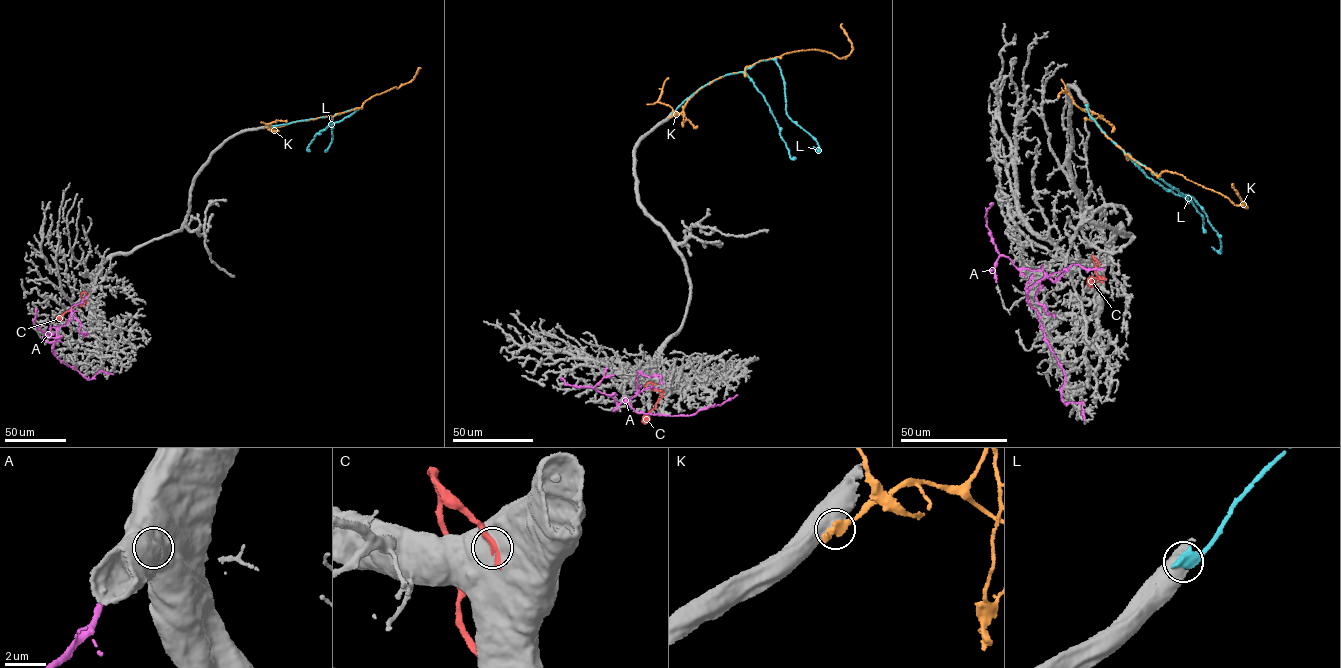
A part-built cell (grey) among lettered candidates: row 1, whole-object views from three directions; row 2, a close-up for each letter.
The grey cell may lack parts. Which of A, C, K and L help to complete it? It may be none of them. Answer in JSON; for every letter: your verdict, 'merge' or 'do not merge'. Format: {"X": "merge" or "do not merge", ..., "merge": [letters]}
{"A": "do not merge", "C": "do not merge", "K": "do not merge", "L": "do not merge", "merge": []}

